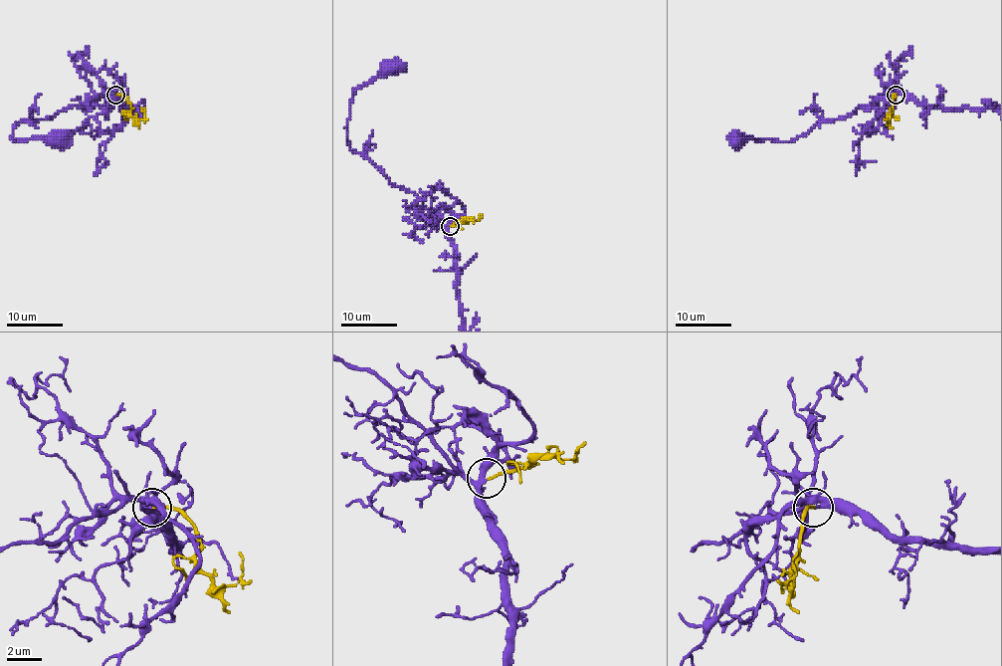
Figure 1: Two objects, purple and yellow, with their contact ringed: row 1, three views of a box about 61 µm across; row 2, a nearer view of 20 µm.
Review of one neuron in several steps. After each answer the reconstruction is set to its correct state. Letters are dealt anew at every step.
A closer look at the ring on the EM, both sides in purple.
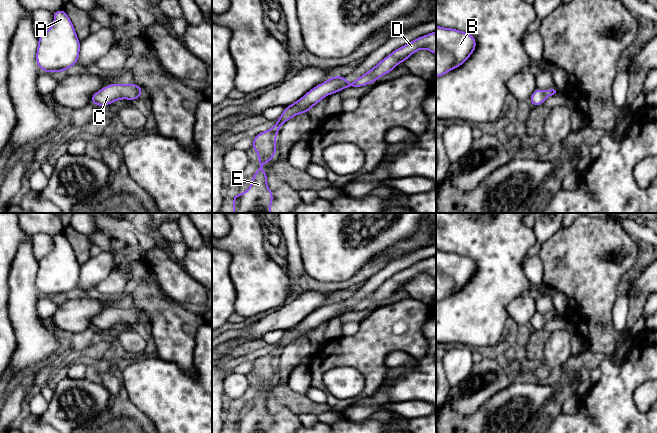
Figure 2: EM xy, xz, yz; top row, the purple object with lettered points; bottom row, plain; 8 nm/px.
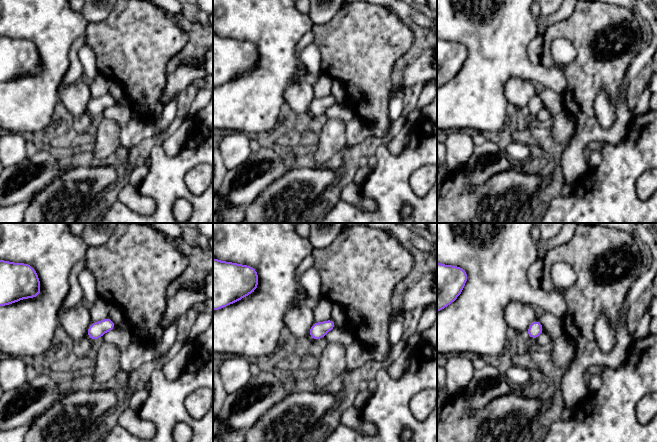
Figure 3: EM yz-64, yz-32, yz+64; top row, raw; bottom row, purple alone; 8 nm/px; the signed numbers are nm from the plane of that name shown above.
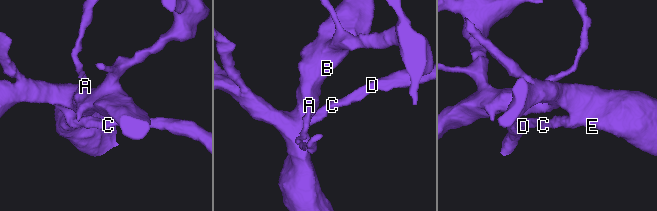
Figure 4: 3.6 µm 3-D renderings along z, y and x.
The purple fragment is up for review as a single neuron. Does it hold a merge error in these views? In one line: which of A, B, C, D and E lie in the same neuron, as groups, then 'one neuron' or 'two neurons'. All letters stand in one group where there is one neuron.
A B C D E | one neuron

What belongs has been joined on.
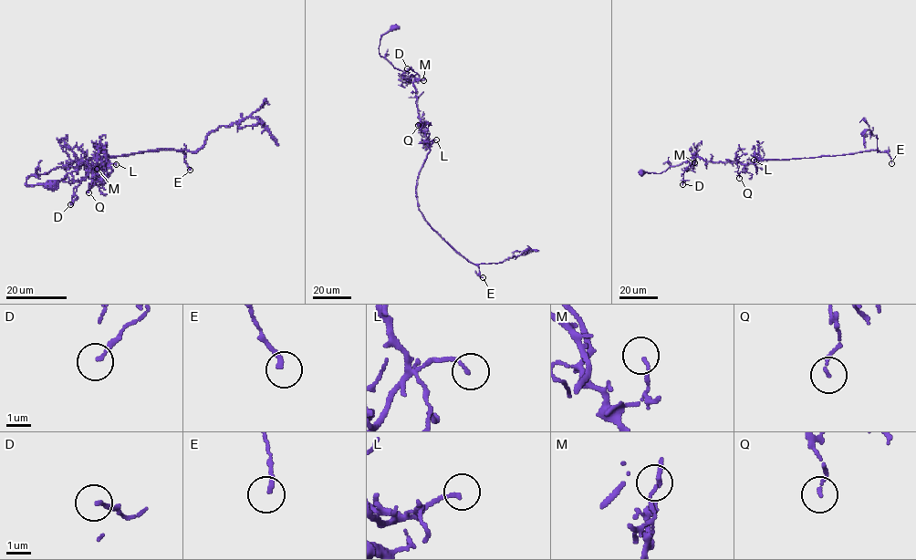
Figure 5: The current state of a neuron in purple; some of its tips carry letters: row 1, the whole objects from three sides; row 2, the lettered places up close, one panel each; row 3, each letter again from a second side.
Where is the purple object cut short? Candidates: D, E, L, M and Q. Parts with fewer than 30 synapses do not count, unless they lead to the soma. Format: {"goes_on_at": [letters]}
{"goes_on_at": []}

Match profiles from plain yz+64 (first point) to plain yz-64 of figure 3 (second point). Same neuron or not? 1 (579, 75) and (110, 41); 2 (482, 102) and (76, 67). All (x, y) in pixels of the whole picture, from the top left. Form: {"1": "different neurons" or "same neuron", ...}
{"1": "same neuron", "2": "different neurons"}

